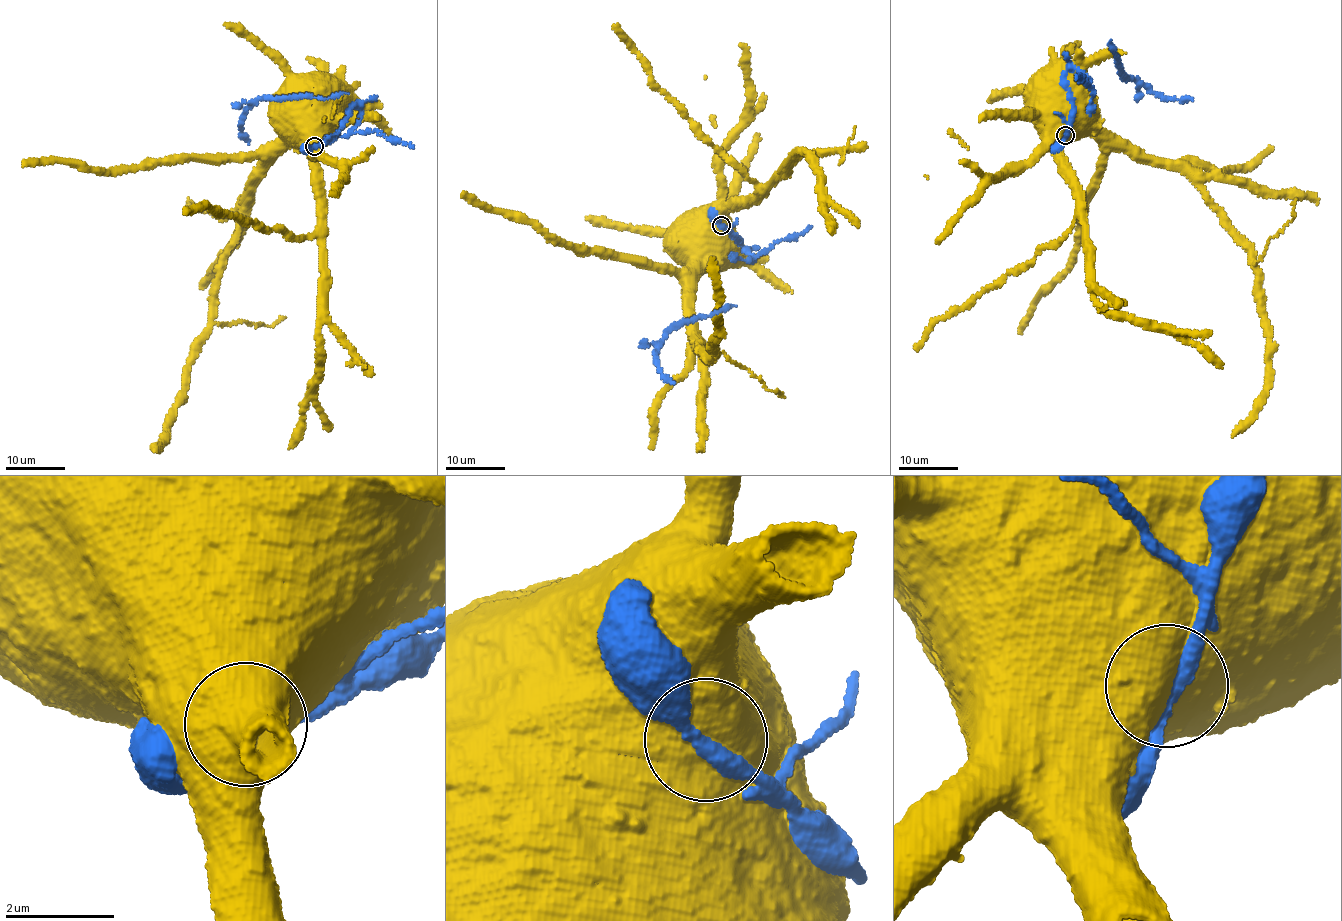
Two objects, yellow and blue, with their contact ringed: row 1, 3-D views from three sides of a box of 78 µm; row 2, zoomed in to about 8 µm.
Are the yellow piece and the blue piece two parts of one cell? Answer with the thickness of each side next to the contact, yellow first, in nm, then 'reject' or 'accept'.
calibres 750 and 280 nm; accept

